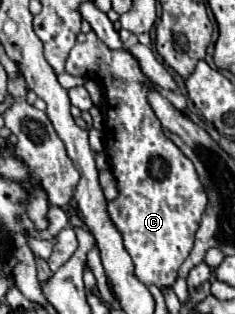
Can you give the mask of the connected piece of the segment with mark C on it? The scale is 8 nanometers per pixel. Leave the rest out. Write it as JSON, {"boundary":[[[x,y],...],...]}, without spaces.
{"boundary":[[[94,32],[78,34],[66,60],[66,72],[92,78],[104,94],[104,150],[118,184],[118,196],[108,202],[108,214],[122,234],[124,248],[132,256],[134,276],[150,286],[170,288],[178,278],[178,268],[188,258],[202,210],[206,190],[194,164],[162,134],[156,114],[146,96],[150,80],[140,70],[136,58],[124,50],[110,50]]]}

